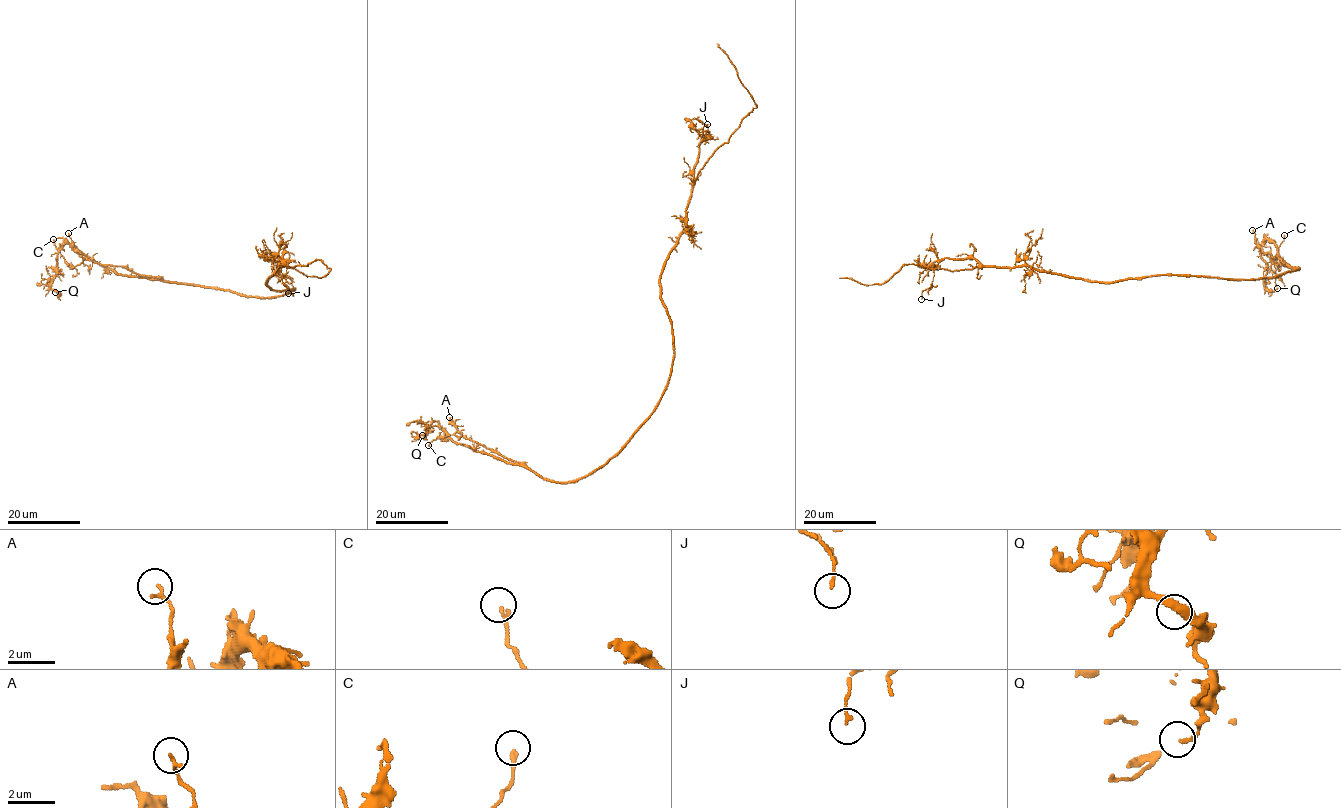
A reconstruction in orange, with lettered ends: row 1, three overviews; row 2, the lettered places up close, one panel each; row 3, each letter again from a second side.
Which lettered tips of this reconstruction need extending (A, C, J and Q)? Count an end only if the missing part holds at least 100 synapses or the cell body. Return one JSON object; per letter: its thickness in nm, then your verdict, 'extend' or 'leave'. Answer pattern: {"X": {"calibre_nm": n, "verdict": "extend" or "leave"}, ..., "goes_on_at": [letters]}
{"A": {"calibre_nm": 140, "verdict": "leave"}, "C": {"calibre_nm": 140, "verdict": "leave"}, "J": {"calibre_nm": 130, "verdict": "leave"}, "Q": {"calibre_nm": 160, "verdict": "leave"}, "goes_on_at": []}

